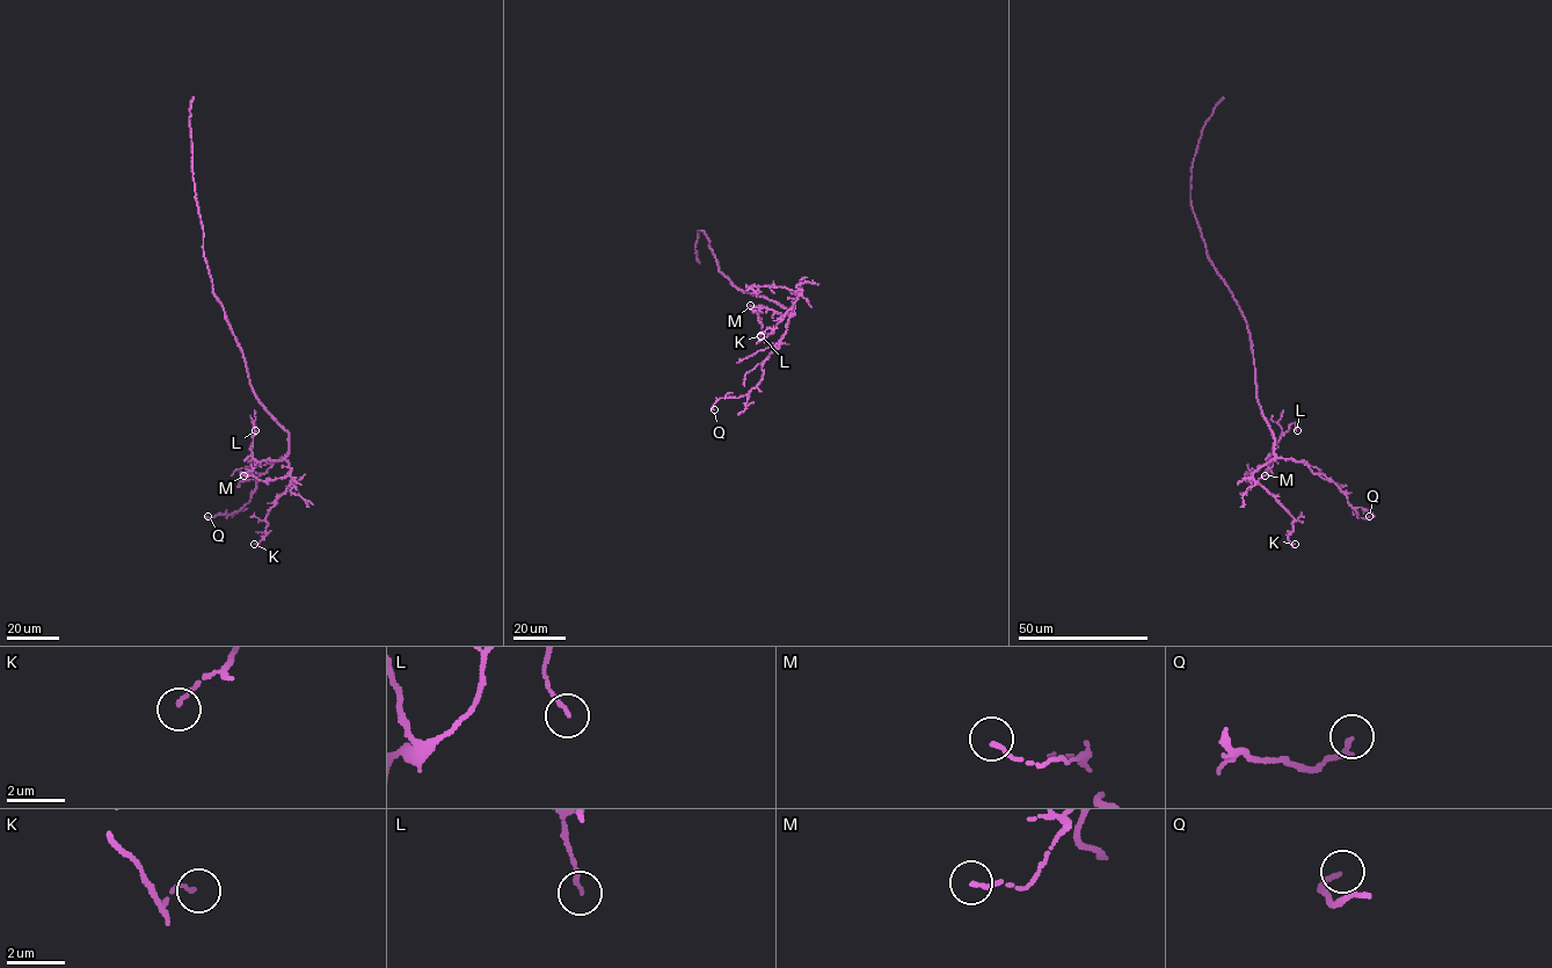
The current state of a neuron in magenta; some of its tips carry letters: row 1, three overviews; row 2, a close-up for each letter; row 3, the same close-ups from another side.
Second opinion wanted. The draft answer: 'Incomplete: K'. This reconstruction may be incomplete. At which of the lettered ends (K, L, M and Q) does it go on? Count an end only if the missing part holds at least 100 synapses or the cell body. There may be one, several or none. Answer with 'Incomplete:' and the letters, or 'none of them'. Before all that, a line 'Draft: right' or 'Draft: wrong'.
Draft: wrong
Incomplete: none of them

